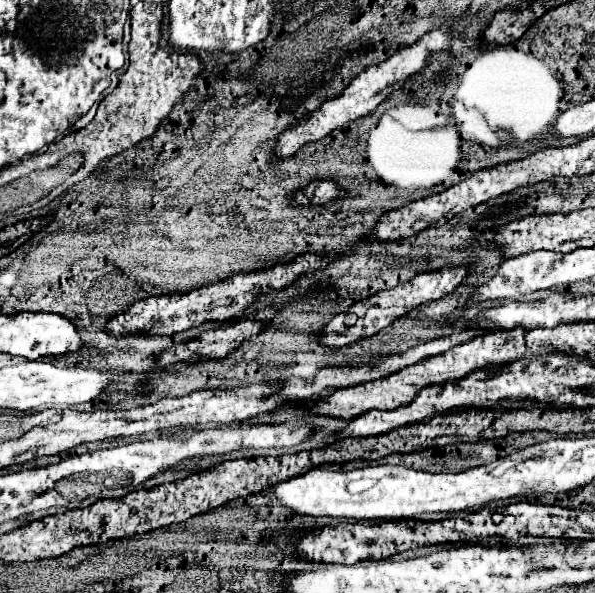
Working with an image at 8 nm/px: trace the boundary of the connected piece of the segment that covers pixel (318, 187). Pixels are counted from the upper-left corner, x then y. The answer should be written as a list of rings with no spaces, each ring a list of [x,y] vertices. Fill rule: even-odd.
[[[315,181],[301,193],[297,193],[295,203],[327,203],[337,199],[339,195],[341,193],[337,191],[337,185],[333,181]]]

